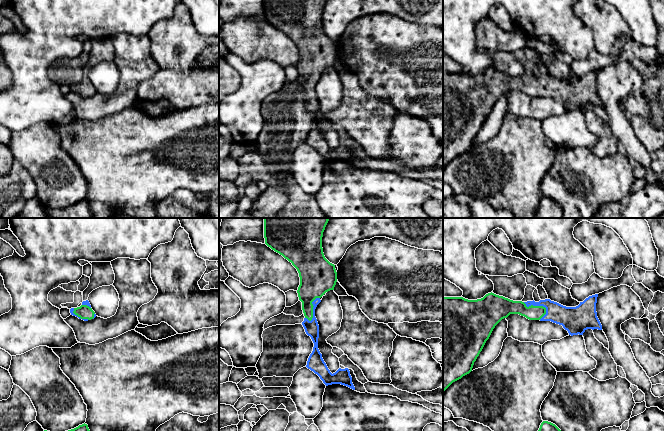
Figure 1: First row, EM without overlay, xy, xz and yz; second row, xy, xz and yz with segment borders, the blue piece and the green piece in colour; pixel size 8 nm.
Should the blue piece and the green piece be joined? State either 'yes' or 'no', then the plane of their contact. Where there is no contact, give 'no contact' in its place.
yes; contact in yz

